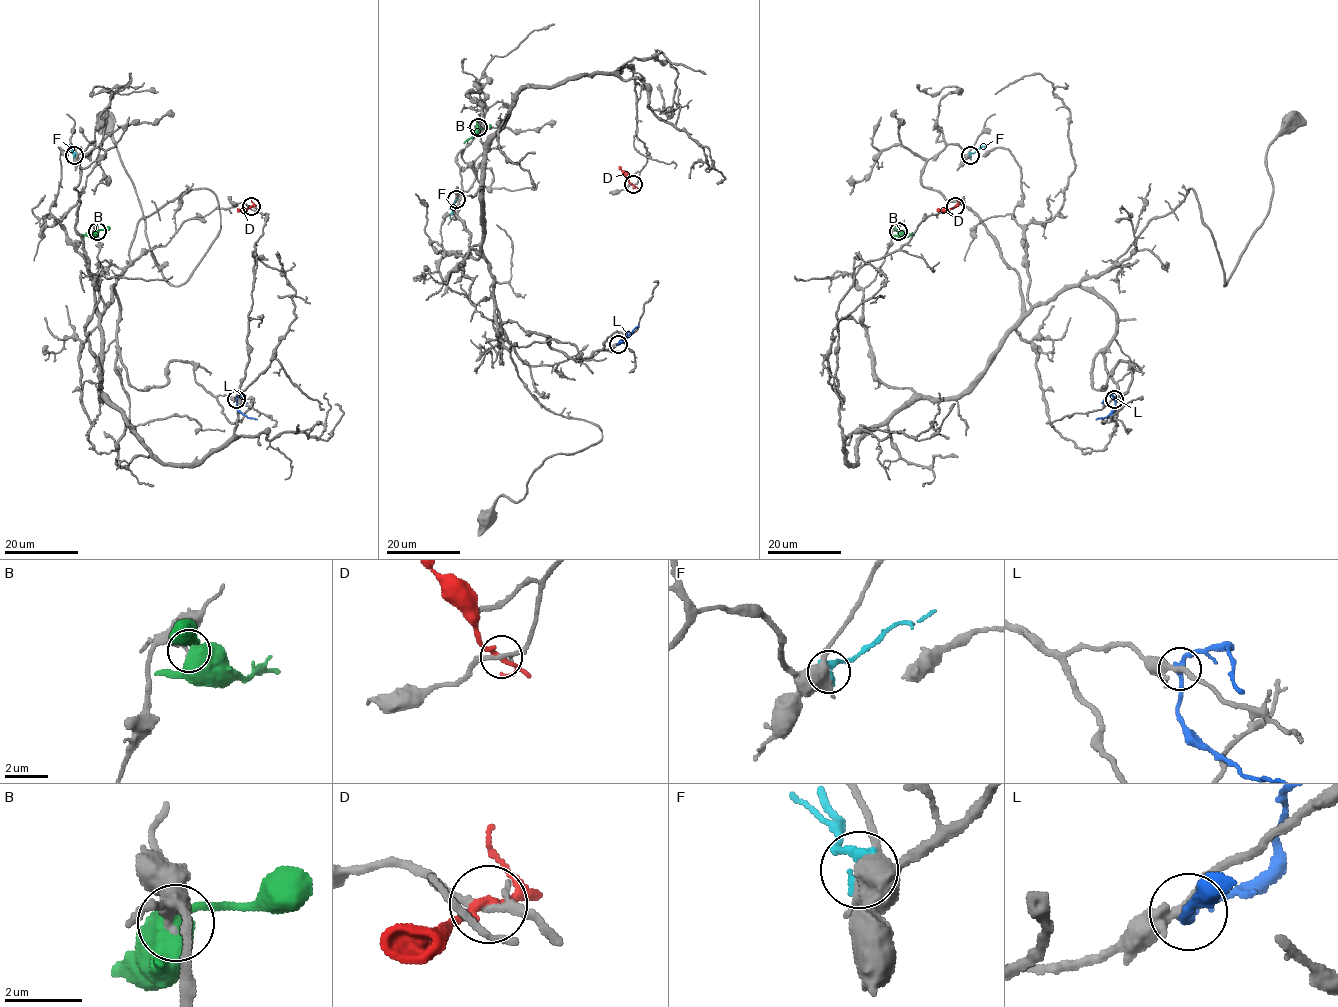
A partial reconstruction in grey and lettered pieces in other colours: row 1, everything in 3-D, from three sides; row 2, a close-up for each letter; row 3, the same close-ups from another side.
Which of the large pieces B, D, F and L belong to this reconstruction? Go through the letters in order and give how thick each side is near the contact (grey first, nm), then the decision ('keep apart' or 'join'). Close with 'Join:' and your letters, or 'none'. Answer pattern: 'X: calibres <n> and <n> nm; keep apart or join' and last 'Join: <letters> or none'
B: calibres 400 and 500 nm; keep apart
D: calibres 200 and 220 nm; keep apart
F: calibres 480 and 320 nm; keep apart
L: calibres 220 and 200 nm; keep apart
Join: none

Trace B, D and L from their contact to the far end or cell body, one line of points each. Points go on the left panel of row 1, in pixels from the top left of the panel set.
B: (97, 232), (89, 236), (82, 235)
D: (251, 206), (237, 208)
L: (236, 398), (236, 407), (256, 419)

